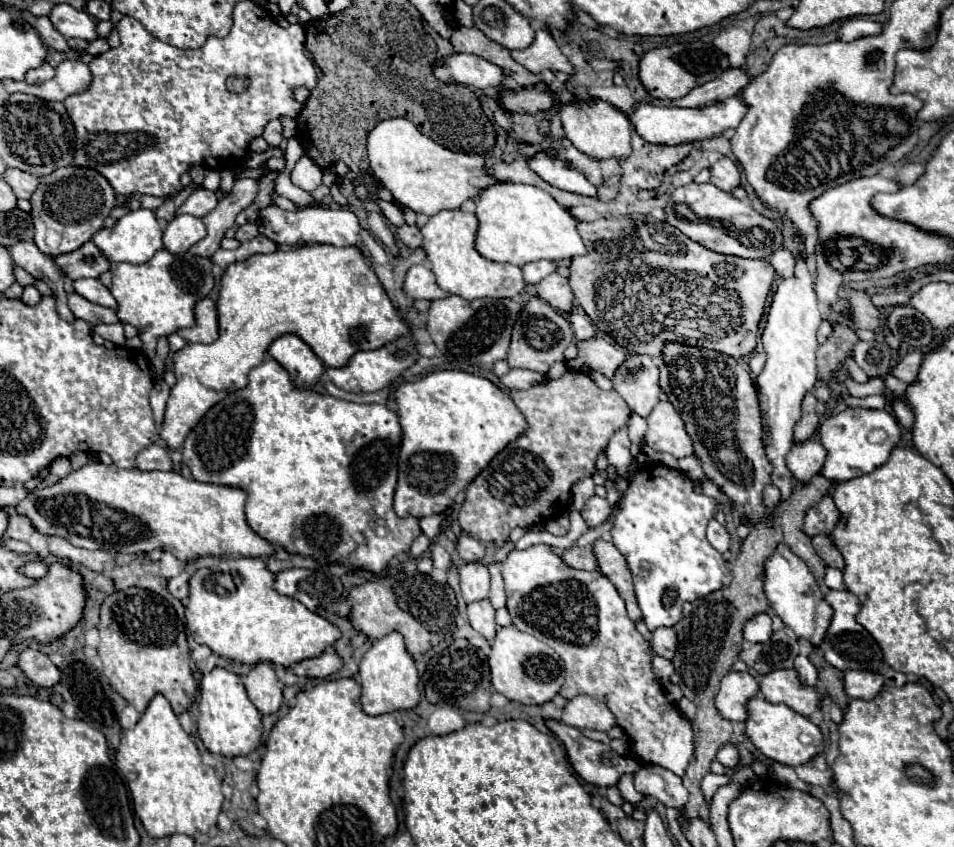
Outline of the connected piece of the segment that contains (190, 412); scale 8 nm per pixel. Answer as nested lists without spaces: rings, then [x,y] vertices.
[[[307,245],[307,247],[299,247],[299,249],[293,249],[293,251],[275,251],[275,253],[269,253],[269,255],[253,255],[249,257],[247,261],[241,261],[241,263],[233,263],[227,267],[227,271],[223,273],[221,277],[221,285],[219,285],[219,297],[217,297],[217,317],[219,317],[219,339],[209,343],[209,345],[197,345],[197,343],[189,343],[187,347],[183,347],[181,351],[177,351],[173,355],[173,373],[177,377],[177,383],[171,387],[171,393],[169,393],[169,399],[167,399],[167,409],[165,409],[165,419],[163,419],[163,425],[161,425],[161,431],[159,431],[159,437],[167,443],[167,449],[171,451],[177,451],[181,449],[185,437],[189,435],[189,431],[193,429],[193,425],[197,425],[197,421],[201,421],[201,417],[213,407],[217,405],[217,401],[223,401],[231,391],[237,391],[237,389],[243,389],[247,385],[247,375],[253,367],[257,367],[269,345],[277,339],[277,337],[283,337],[283,335],[299,335],[311,349],[313,353],[321,359],[321,363],[325,367],[333,367],[333,369],[339,369],[339,367],[345,367],[349,363],[349,359],[359,353],[359,351],[367,351],[367,349],[379,349],[383,347],[385,343],[389,341],[395,341],[397,337],[401,337],[405,331],[407,331],[407,325],[405,321],[395,313],[391,301],[387,299],[387,294],[383,289],[381,283],[377,281],[377,277],[373,275],[373,271],[367,267],[365,263],[365,257],[363,253],[357,249],[357,247],[335,247],[335,245]]]

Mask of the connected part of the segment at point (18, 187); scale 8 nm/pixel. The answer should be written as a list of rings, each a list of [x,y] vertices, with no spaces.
[[[7,169],[1,177],[3,177],[5,183],[13,189],[13,193],[15,193],[17,197],[21,197],[21,199],[29,199],[29,197],[33,195],[35,187],[39,185],[39,179],[37,179],[35,175],[25,173],[25,171],[21,171],[21,169]]]

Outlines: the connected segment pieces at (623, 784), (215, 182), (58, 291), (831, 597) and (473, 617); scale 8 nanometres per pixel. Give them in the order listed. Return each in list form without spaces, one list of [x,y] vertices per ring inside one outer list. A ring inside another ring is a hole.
[[[625,773],[625,777],[621,777],[621,781],[617,783],[623,799],[629,803],[637,803],[639,799],[643,799],[643,795],[639,795],[633,787],[633,777],[635,777],[635,773]]]
[[[206,169],[204,175],[203,187],[215,191],[219,188],[220,171],[218,169]]]
[[[21,241],[21,243],[13,245],[13,247],[9,249],[9,253],[11,253],[15,265],[23,267],[23,269],[25,269],[29,275],[33,275],[35,279],[41,279],[41,281],[45,281],[45,283],[51,285],[53,293],[55,293],[57,299],[61,301],[61,303],[57,303],[59,315],[61,315],[63,319],[67,319],[67,321],[73,321],[73,313],[69,311],[69,307],[67,307],[67,303],[65,303],[65,301],[67,301],[67,293],[65,293],[65,289],[63,289],[63,277],[61,277],[61,271],[57,269],[57,265],[53,263],[53,259],[51,259],[51,257],[45,257],[45,255],[37,249],[37,245],[31,243],[31,241]]]
[[[831,589],[827,595],[825,595],[825,601],[833,607],[833,619],[831,619],[831,625],[825,633],[825,639],[821,643],[821,649],[823,649],[823,655],[825,659],[845,671],[845,669],[867,669],[867,671],[881,671],[881,663],[883,663],[883,655],[881,655],[881,649],[877,647],[877,643],[871,639],[871,635],[855,621],[855,615],[859,613],[861,605],[859,605],[859,599],[849,593],[849,591],[835,591]]]
[[[485,599],[485,601],[475,601],[475,603],[469,603],[467,605],[467,617],[469,617],[469,623],[471,627],[481,633],[489,643],[493,641],[495,637],[495,617],[493,617],[495,609],[491,607],[491,603]]]

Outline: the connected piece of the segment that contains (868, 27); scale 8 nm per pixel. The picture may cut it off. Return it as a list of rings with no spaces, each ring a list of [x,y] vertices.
[[[851,17],[843,19],[839,27],[839,39],[841,41],[853,41],[863,35],[877,35],[881,31],[881,23],[863,19],[863,17]]]

